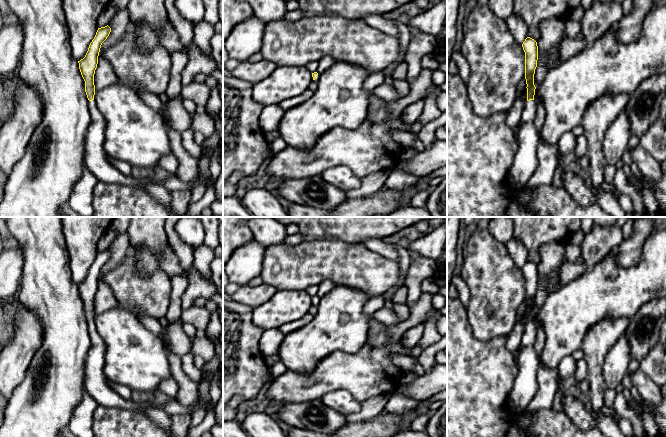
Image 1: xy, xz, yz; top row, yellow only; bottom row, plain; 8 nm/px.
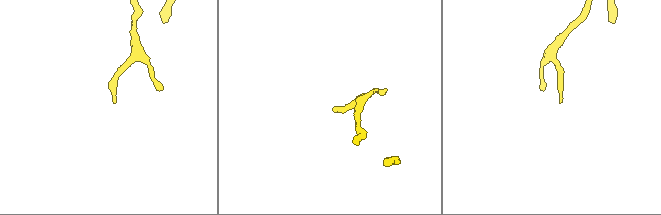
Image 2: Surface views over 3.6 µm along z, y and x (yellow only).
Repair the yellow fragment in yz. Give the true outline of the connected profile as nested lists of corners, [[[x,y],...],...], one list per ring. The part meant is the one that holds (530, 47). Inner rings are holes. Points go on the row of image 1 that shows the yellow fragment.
[[[527,37],[522,44],[525,52],[525,79],[527,101],[519,122],[517,132],[518,150],[510,169],[510,178],[515,189],[524,189],[537,168],[537,147],[540,134],[534,124],[536,102],[534,100],[534,74],[538,60],[537,42]]]

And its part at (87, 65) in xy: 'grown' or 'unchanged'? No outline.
grown

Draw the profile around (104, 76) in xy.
[[[127,8],[119,9],[108,24],[111,32],[100,48],[98,64],[94,74],[95,89],[103,89],[117,82],[117,76],[112,65],[104,57],[104,51],[122,39],[129,25],[130,17]]]

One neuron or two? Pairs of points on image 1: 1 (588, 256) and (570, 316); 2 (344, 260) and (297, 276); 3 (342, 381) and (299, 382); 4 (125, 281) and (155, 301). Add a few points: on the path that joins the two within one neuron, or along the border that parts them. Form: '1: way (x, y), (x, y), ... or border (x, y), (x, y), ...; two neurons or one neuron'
1: border (604, 258), (587, 268), (576, 278), (564, 284); two neurons
2: way (332, 260), (318, 260), (309, 264); one neuron
3: way (331, 379), (316, 379), (310, 382); one neuron
4: way (132, 288), (140, 294), (148, 294); one neuron

